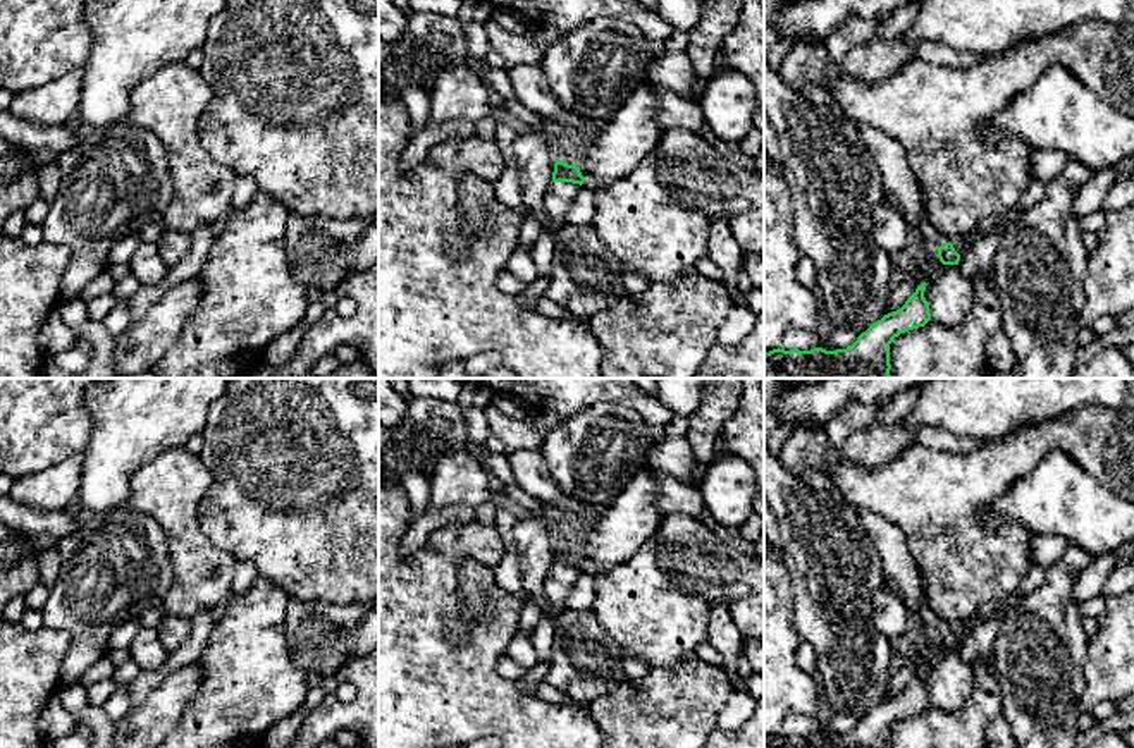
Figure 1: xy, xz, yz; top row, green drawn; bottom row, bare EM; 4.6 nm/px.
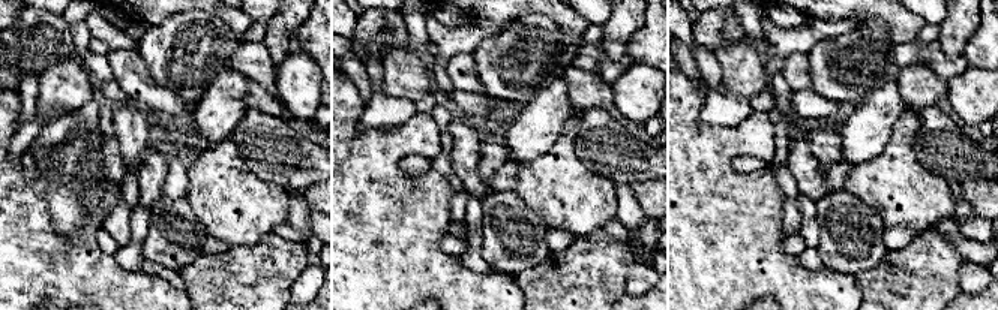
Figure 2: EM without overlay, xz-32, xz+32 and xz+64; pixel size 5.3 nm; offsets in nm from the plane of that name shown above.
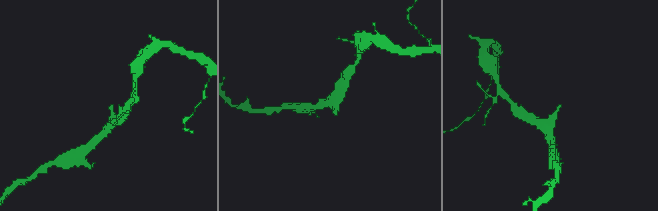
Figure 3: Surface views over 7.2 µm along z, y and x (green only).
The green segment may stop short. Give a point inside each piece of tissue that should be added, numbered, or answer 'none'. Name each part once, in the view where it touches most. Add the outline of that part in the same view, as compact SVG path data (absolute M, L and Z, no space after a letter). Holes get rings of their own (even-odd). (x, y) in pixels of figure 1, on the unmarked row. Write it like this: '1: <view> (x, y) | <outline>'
1: xz (558, 583) | M551 567L544 583L544 592L549 602L549 609L545 617L554 621L559 614L563 614L568 605L568 593L578 576L580 569L573 567Z

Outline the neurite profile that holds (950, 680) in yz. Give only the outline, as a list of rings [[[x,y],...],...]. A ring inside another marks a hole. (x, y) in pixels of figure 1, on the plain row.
[[[922,635],[912,640],[909,657],[915,669],[928,669],[924,683],[929,690],[931,705],[941,710],[957,710],[971,696],[974,688],[974,671],[958,650],[943,650],[938,635]]]

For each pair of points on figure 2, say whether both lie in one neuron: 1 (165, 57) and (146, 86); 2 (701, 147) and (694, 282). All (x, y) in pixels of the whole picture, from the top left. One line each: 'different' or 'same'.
1: different
2: same

